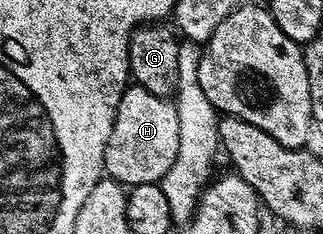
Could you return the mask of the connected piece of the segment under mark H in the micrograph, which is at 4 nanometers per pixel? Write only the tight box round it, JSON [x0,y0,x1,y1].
[103,84,178,187]

